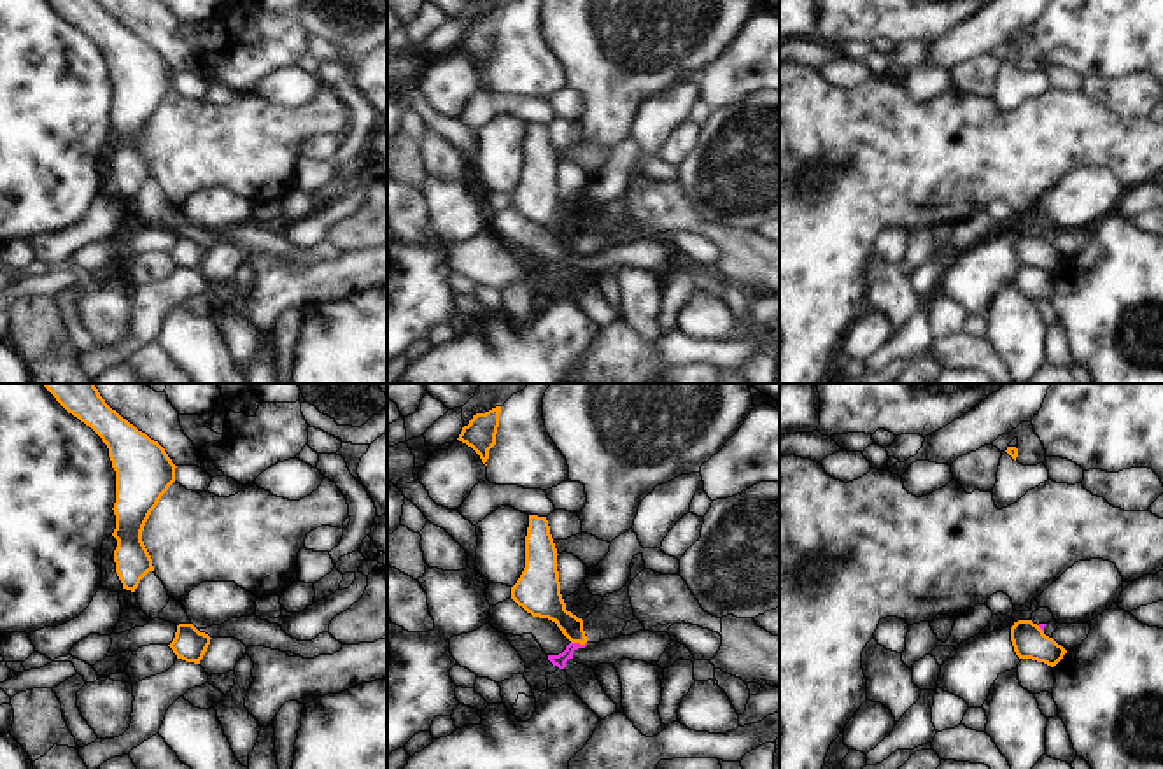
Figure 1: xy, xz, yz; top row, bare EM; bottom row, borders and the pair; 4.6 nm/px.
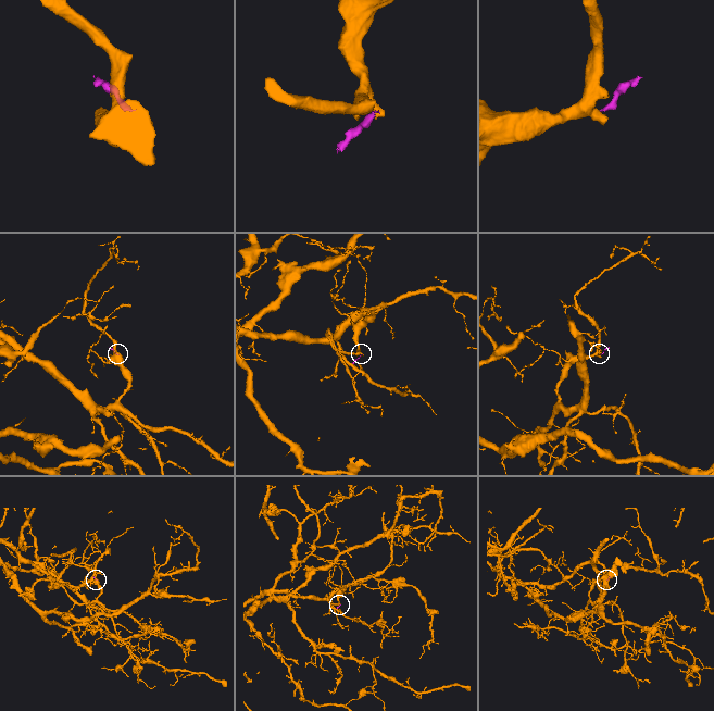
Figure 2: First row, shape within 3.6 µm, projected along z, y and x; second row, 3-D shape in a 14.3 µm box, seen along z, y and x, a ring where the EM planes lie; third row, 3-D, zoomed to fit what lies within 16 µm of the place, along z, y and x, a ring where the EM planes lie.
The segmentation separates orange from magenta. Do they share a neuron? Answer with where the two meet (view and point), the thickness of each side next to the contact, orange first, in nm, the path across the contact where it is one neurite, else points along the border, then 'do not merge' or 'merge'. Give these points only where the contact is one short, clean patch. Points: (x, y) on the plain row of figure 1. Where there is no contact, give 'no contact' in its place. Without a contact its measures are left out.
contact xz (578, 249); calibres 170 and 60 nm; border xz (571, 249), (585, 251); do not merge

